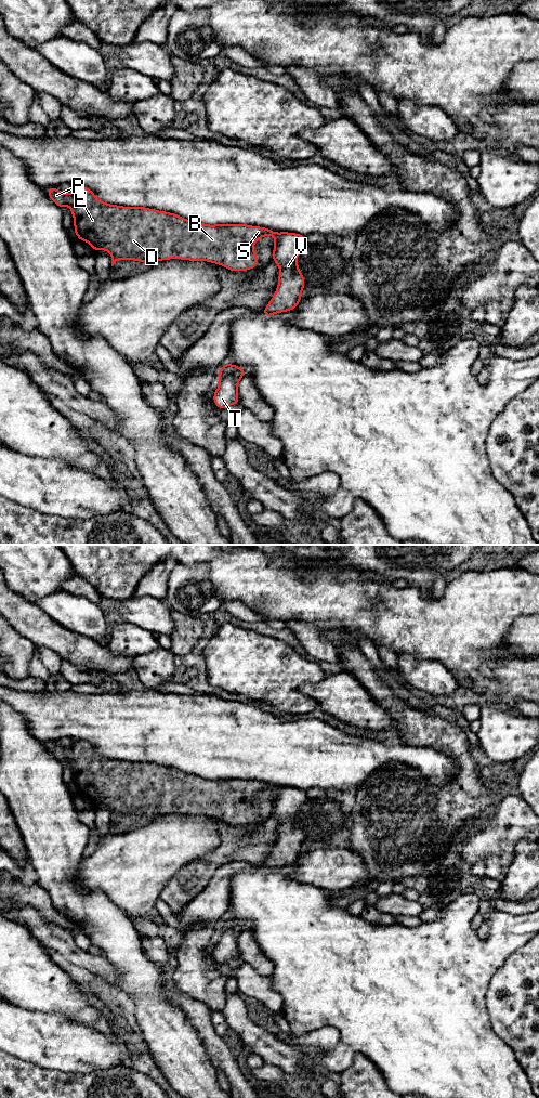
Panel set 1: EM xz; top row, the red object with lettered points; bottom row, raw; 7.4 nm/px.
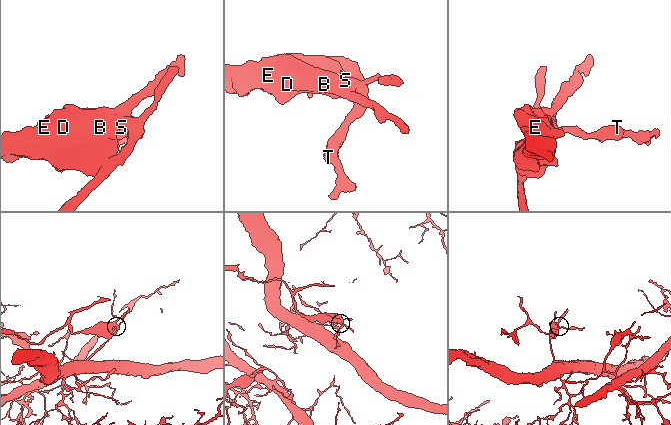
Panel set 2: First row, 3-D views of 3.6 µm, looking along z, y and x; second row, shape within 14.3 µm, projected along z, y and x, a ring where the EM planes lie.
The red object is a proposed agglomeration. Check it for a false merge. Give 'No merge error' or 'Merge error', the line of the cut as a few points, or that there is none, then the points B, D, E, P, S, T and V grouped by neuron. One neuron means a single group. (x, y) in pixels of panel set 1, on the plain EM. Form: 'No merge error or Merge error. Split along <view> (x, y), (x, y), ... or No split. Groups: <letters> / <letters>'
Merge error. Split along xz (280, 787), (274, 800). Groups: B D E P S / T V

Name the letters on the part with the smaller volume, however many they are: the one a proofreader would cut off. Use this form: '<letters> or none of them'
B, D, E, P, S

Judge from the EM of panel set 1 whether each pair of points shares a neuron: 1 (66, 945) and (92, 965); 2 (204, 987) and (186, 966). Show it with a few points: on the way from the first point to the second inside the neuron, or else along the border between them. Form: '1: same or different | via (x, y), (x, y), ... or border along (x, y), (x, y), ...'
1: same | via (70, 952), (86, 961)
2: same | via (201, 981), (192, 971)

